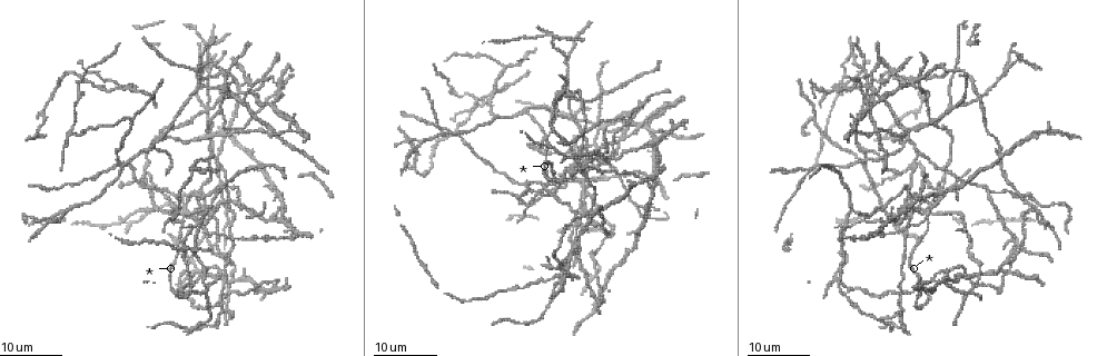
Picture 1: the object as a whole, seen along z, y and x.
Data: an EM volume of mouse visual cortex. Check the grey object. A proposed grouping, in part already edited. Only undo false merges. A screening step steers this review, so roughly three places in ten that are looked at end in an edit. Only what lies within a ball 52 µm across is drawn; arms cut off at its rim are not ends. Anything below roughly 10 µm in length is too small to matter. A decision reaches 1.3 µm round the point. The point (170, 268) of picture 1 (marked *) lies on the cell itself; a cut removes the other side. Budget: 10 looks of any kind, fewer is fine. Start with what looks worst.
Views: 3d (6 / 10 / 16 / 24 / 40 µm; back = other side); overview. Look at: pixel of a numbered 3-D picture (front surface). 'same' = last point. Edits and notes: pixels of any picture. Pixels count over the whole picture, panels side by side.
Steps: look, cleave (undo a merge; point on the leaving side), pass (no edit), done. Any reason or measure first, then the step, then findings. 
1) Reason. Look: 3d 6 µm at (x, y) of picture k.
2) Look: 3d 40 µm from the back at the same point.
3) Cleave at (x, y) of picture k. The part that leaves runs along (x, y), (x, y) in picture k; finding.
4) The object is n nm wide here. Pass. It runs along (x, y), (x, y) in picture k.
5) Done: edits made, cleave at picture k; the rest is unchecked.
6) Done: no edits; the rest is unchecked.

Four arms meet. Look: 3d 16 µm at (1013, 259) of picture 1.

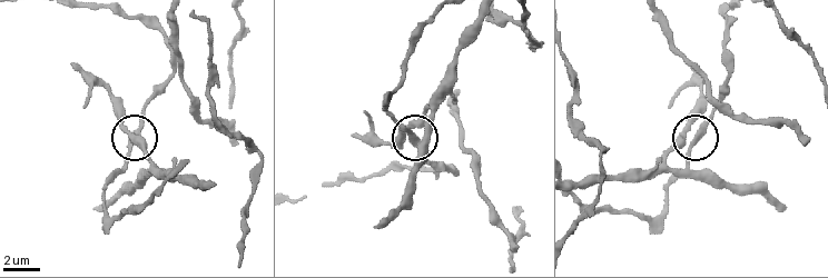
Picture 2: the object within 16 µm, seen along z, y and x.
Look: 3d 6 µm at (695, 137) of picture 2.

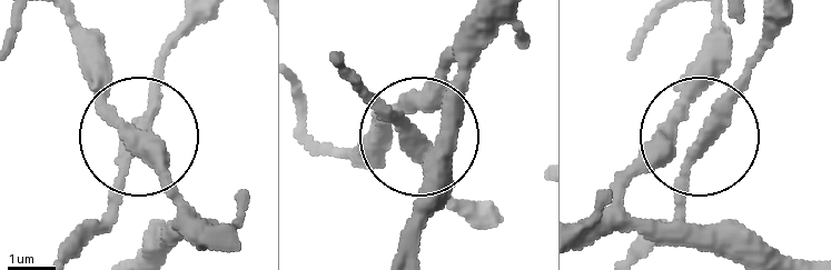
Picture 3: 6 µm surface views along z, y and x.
From behind. Look: 3d 6 µm from the back at (707, 139) of picture 3.

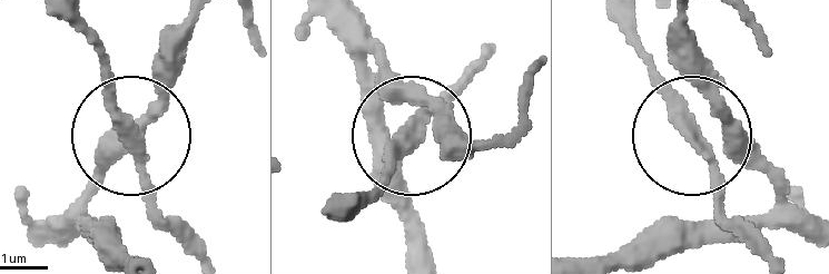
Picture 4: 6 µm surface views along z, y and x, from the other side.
4 arms meet here. Pass. It runs along (474, 59), (414, 124), (402, 84), (346, 28) in picture 4; continuous, no second cell.

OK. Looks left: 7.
Looks like a crossing. Look: 3d 24 µm at (910, 187) of picture 1.

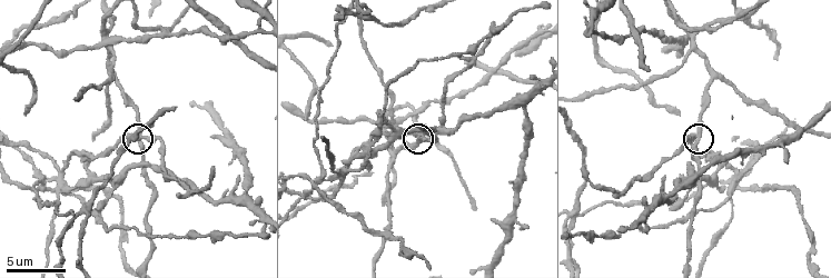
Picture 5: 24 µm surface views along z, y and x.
Look: 3d 6 µm at (699, 140) of picture 5.

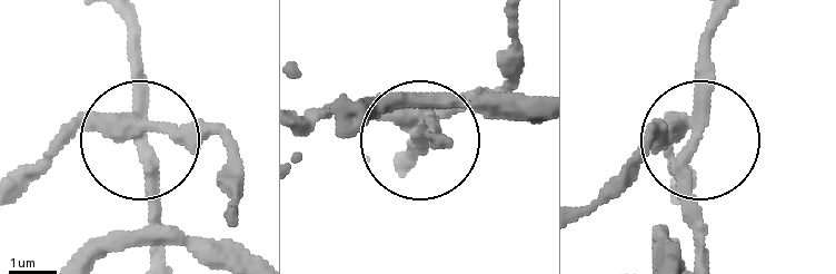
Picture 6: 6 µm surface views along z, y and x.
Other side. Look: 3d 6 µm from the back at (139, 141) of picture 6.

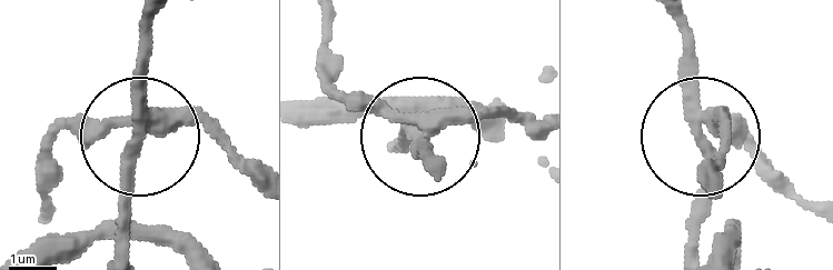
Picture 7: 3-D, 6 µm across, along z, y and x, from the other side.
The side arm is 38 µm long; 4 arms meet here. Pass. One cell here.

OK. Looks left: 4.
Four arms meet. Look: 3d 16 µm at (216, 34) of picture 5.

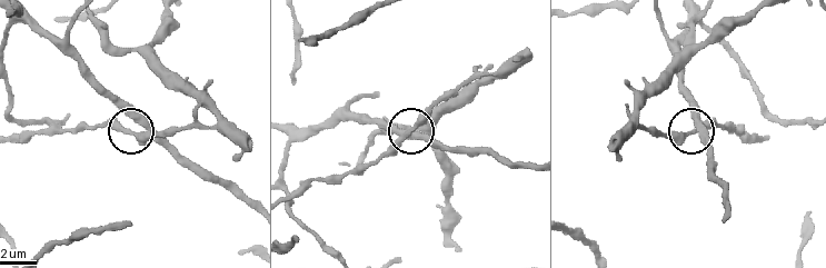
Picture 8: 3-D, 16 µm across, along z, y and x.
From behind. Look: 3d 16 µm from the back at (131, 128) of picture 8.

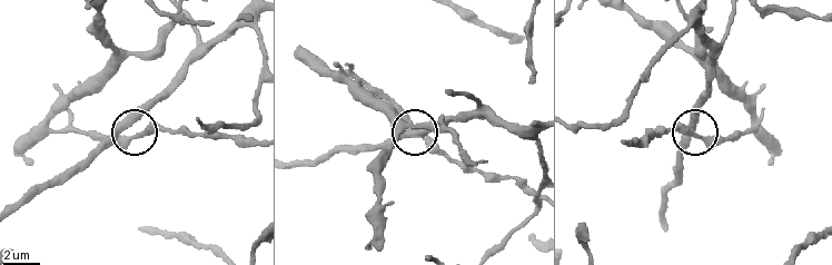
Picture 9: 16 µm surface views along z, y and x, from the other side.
The object is 320 nm wide here. Pass. It runs along (256, 145), (192, 131), (139, 131), (126, 127), (100, 140) in picture 9; continuous, no second cell.

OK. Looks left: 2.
Branch point. Look: 3d 16 µm at (131, 120) of picture 1.

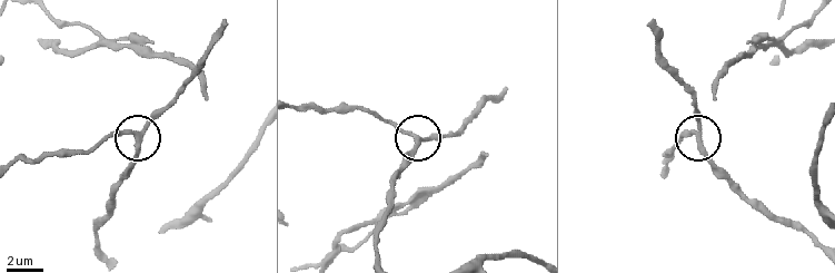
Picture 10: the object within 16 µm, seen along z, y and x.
Look: 3d 6 µm at (697, 136) of picture 10.

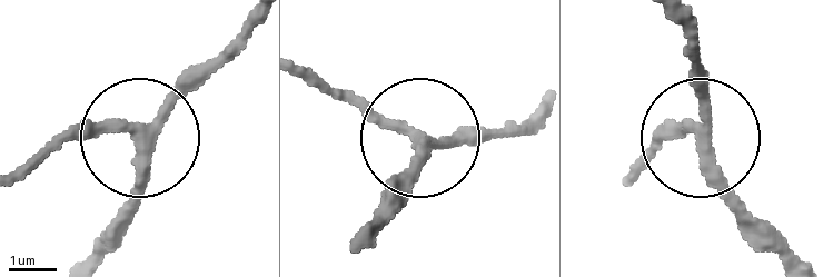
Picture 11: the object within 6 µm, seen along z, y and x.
The object is 250 nm wide here. Pass. It runs along (360, 231), (412, 180), (420, 148), (328, 92) in picture 11; all the same cell.

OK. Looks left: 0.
Done: no edits; the rest is unchecked.

